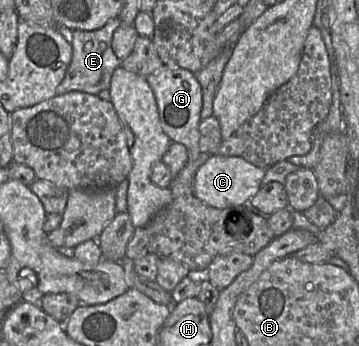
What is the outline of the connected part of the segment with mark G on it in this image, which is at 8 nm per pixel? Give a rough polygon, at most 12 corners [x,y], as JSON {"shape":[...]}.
{"shape":[[164,65],[145,77],[160,123],[188,161],[173,178],[174,198],[194,195],[202,87],[196,75]]}

